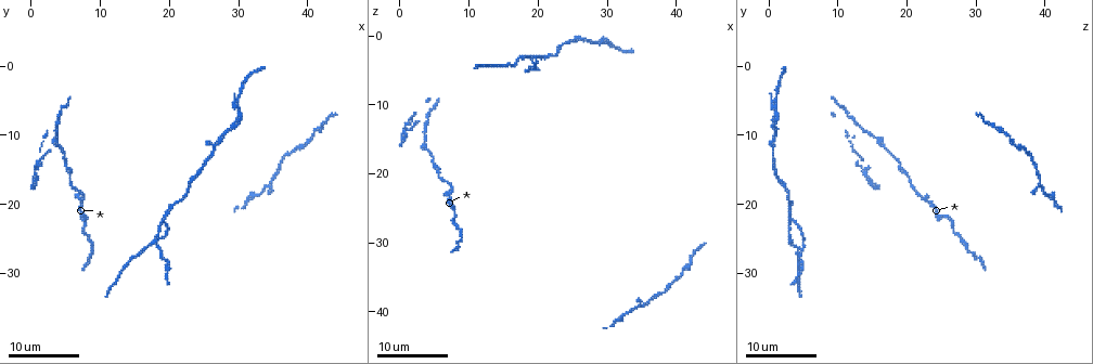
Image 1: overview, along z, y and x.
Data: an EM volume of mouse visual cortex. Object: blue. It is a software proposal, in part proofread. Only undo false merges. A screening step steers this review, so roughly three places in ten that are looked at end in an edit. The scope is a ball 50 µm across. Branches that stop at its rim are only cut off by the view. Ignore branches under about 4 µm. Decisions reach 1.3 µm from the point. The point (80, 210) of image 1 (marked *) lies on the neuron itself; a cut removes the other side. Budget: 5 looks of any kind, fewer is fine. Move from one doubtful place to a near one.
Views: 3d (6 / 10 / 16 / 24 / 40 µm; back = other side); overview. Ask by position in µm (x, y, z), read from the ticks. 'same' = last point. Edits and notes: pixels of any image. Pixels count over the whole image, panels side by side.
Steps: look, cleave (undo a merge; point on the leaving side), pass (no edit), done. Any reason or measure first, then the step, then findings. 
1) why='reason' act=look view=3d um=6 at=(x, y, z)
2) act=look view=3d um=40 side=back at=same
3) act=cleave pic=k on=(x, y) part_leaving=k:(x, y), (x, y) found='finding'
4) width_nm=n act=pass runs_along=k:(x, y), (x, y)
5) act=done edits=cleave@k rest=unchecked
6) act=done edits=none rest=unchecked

act=look view=3d um=24 at=(7.0, 18.0, 21.5)

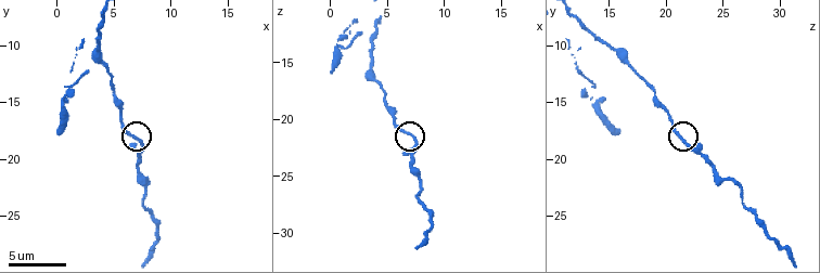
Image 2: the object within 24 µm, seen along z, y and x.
act=look view=3d um=10 at=(7.6, 18.6, 21.6)

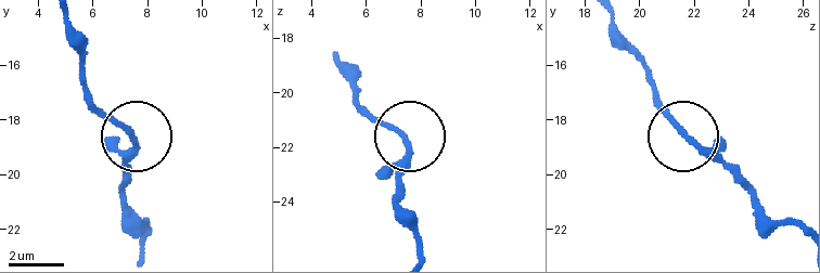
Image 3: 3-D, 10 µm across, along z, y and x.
act=pass runs_along=3:(752, 195), (677, 128), (658, 95) found='all the same neuron'

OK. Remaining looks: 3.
why='a fork' act=look view=3d um=24 at=(19.0, 22.5, 4.0)

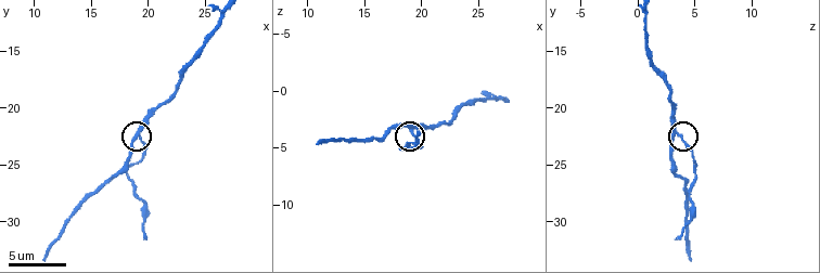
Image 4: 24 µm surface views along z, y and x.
act=look view=3d um=10 at=(19.0, 22.4, 3.8)

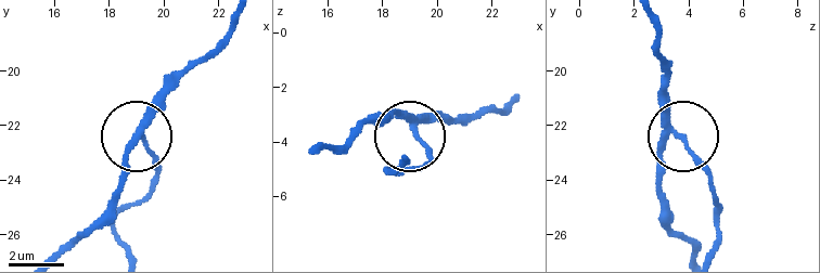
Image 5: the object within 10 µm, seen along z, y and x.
why='other side' act=look view=3d um=10 side=back at=(19.2, 22.3, 3.7)

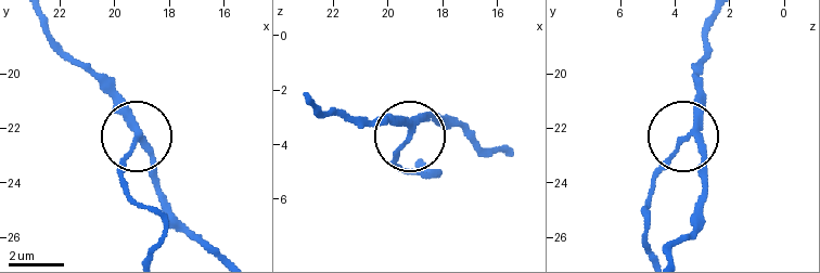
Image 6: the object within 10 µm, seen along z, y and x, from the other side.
width_nm=190 act=cleave pic=6 on=(124, 168) part_leaving=6:(137, 141), (123, 167), (131, 195), (162, 222), (157, 250) found='a second neuron is stuck on'

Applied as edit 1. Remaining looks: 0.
act=done edits=cleave@6 rest=unchecked

